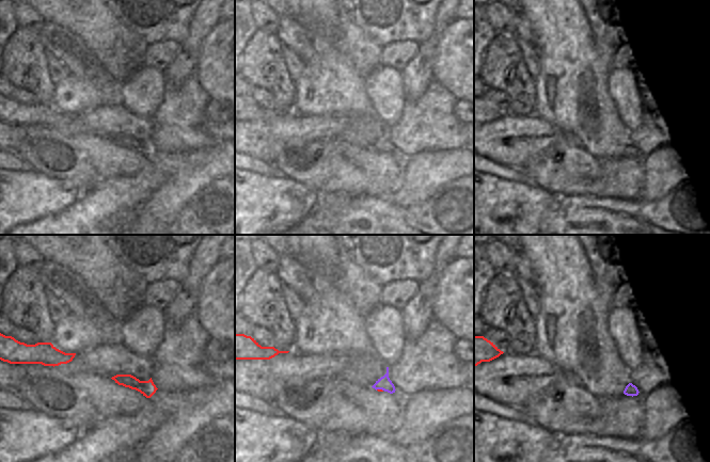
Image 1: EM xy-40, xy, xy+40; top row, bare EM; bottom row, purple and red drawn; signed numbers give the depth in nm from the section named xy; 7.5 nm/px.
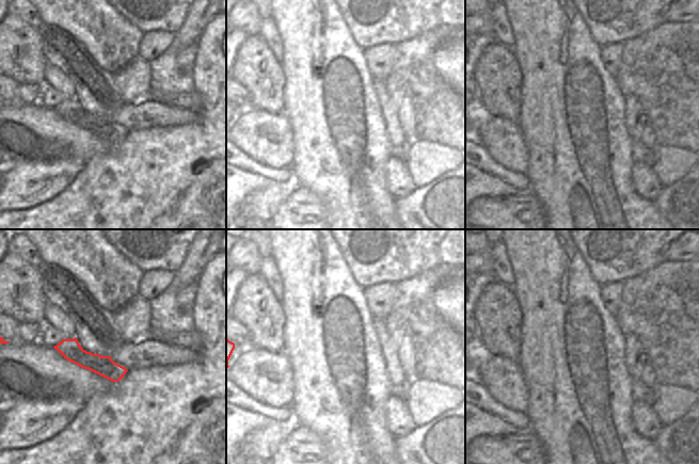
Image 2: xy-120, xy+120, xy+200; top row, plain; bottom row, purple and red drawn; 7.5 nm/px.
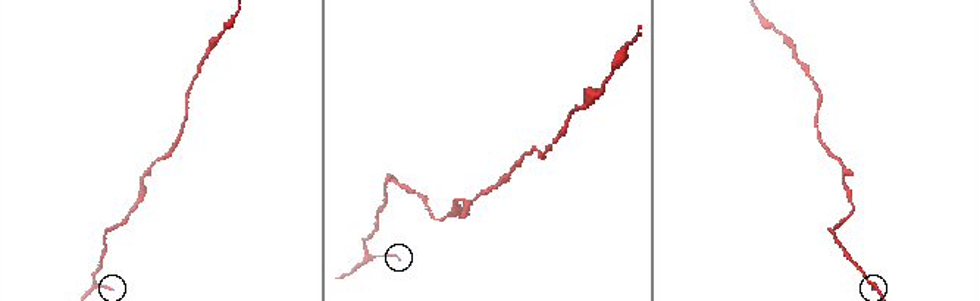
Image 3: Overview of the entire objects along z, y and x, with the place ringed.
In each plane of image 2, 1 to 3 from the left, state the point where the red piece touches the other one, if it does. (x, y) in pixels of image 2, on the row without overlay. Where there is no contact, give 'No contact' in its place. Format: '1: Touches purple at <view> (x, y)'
1: No contact
2: No contact
3: No contact

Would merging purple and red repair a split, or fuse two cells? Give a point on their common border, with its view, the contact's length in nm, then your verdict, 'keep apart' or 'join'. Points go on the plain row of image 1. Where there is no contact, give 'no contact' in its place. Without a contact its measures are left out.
meets purple in xy at (379, 149); contact 60 nm long; join

